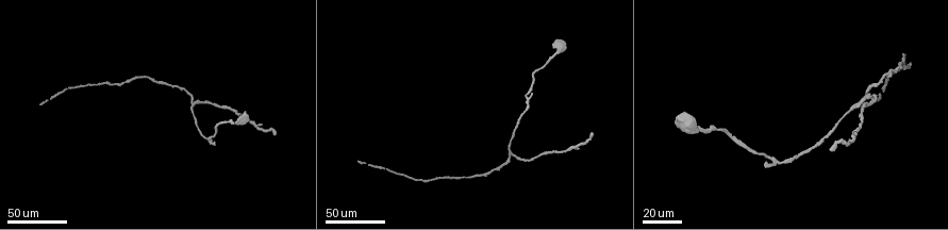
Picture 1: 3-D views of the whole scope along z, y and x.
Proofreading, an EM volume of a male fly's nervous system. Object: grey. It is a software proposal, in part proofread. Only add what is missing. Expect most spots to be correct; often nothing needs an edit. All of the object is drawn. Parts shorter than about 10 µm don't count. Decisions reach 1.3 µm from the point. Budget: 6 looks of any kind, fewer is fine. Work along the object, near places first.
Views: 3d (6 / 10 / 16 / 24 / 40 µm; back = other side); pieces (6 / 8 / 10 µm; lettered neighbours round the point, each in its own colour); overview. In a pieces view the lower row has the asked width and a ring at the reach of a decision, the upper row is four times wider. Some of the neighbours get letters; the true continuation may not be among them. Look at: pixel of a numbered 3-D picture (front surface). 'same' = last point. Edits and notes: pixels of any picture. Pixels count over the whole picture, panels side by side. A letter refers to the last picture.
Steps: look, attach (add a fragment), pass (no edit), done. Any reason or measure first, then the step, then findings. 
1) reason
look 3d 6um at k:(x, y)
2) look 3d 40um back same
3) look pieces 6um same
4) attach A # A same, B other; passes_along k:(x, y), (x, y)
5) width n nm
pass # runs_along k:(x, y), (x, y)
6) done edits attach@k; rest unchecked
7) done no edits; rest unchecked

free end
look 3d 40um at 1:(243, 111)

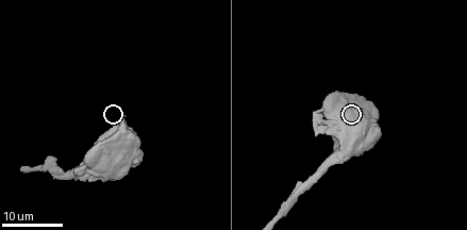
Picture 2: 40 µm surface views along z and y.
look 3d 6um at 2:(124, 115)

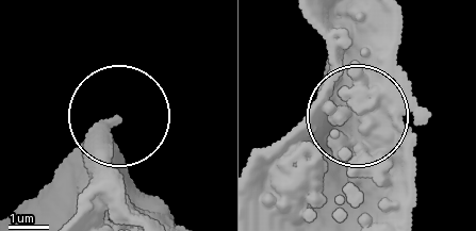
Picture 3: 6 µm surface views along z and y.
see the neighbours
look pieces 6um at 3:(108, 123)

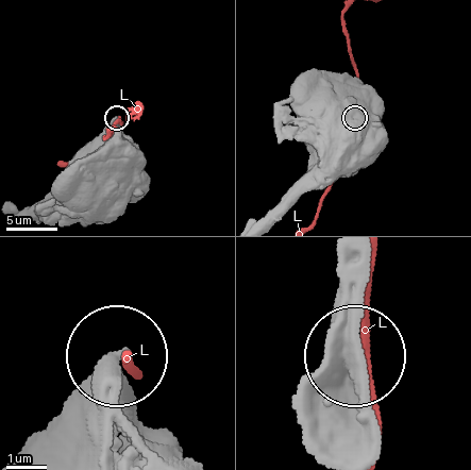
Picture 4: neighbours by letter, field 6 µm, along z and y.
pass # L other; no lettered fragment goes on from it

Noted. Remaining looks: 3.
an open end
look 3d 24um at 1:(274, 135)

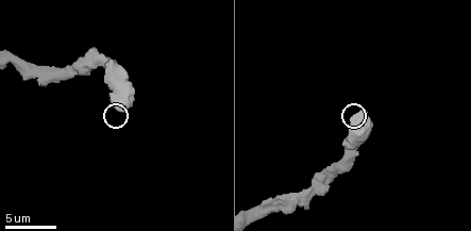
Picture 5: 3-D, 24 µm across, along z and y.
look pieces 10um at 5:(126, 107)

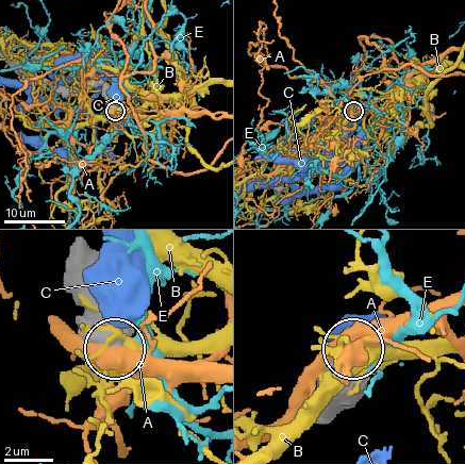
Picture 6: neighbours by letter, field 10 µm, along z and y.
pass # A other, B other, C other, E other; no lettered fragment goes on from it

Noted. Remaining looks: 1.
done no edits; rest unchecked

